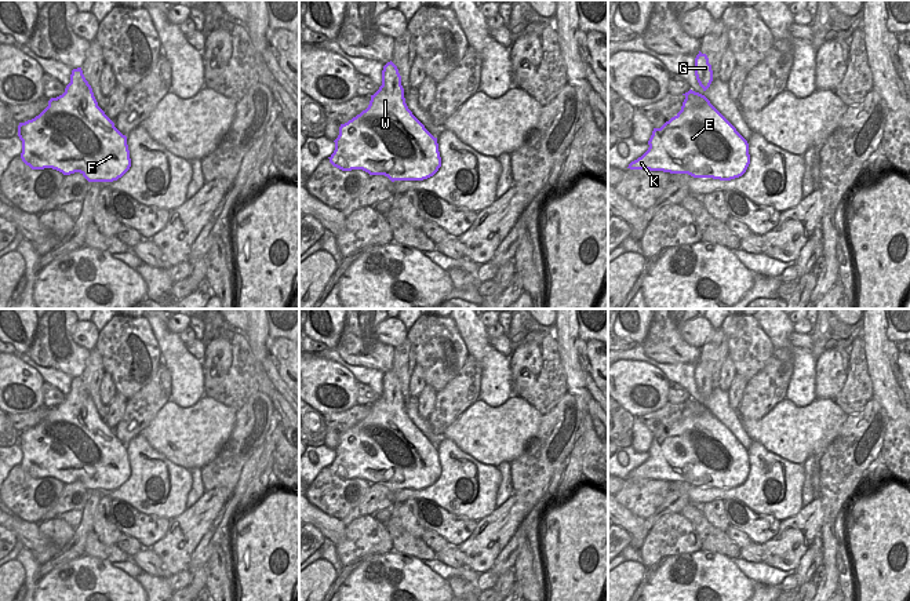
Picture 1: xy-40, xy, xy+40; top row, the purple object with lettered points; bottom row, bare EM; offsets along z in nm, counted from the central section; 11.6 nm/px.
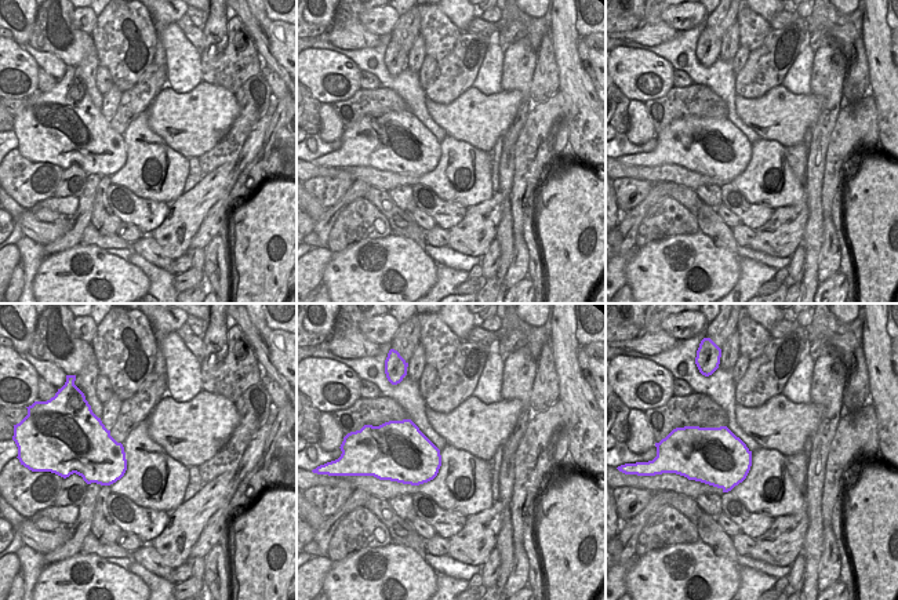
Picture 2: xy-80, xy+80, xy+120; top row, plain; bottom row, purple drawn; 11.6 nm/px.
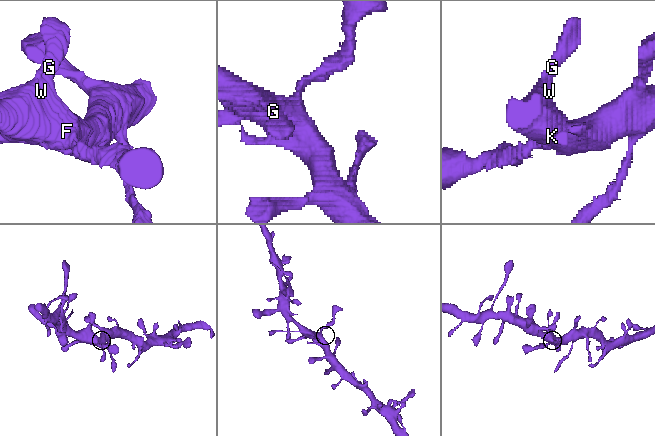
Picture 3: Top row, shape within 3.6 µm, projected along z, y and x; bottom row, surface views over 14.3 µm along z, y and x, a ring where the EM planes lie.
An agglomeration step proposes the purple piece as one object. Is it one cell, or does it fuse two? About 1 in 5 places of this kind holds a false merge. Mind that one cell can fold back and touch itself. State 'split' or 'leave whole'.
leave whole

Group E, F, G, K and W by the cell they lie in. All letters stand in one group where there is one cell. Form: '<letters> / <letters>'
E F G K W

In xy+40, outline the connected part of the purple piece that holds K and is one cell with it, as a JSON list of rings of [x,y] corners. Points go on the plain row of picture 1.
[[[692,398],[682,404],[685,408],[681,419],[660,437],[654,437],[648,459],[627,477],[688,482],[694,487],[720,489],[742,485],[750,473],[747,449],[705,404]]]

